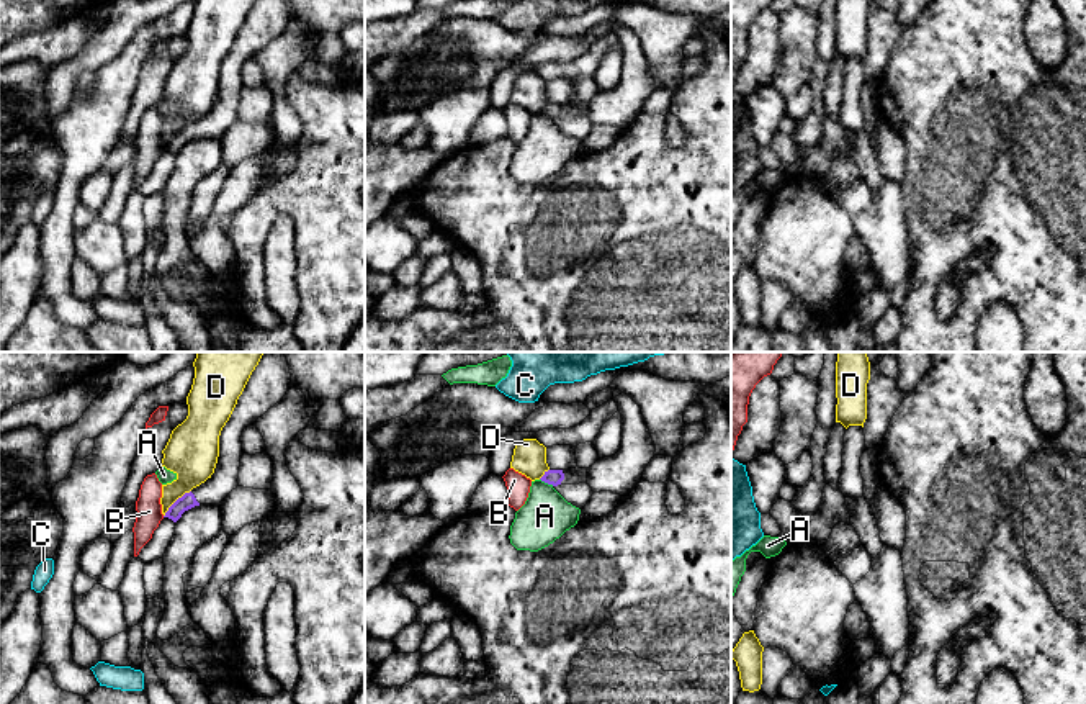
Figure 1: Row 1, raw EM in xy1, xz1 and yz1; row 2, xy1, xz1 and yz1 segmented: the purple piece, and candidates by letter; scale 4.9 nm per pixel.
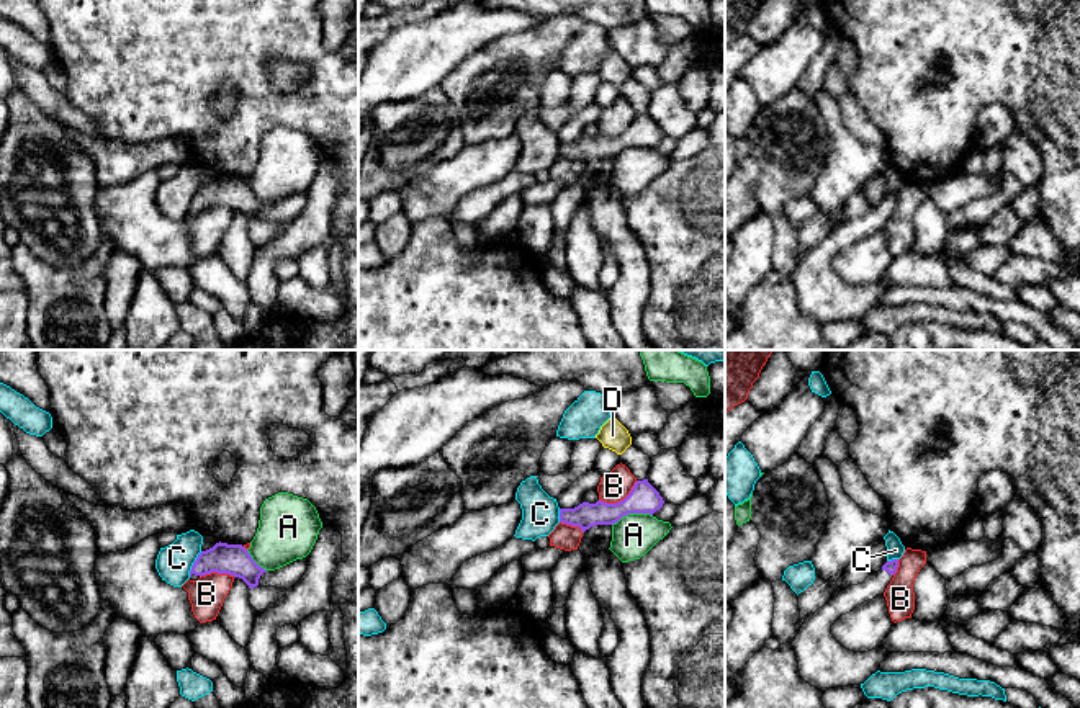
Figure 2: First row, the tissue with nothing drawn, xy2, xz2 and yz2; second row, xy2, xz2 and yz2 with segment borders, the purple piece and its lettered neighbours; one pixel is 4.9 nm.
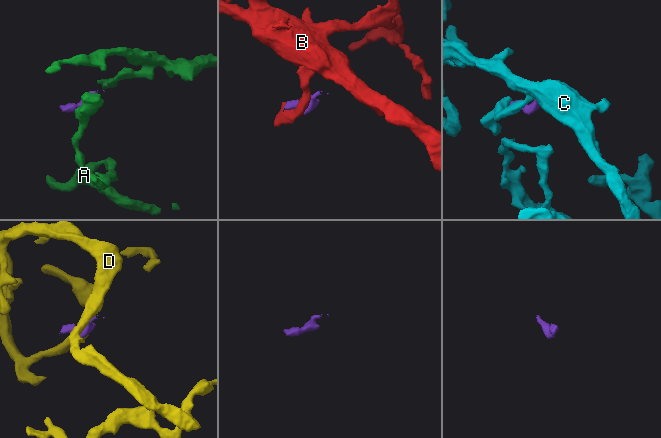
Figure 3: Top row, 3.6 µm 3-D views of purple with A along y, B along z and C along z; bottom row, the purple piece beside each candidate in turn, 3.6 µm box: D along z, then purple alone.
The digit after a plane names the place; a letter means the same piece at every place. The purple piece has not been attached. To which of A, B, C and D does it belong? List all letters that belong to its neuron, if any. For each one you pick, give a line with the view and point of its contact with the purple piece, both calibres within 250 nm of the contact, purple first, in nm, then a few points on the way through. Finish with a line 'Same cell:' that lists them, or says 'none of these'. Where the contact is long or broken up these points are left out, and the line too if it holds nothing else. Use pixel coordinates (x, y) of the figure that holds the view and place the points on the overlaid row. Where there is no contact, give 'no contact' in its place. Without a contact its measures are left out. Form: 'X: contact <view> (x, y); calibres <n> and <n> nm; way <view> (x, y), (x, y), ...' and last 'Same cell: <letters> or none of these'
Same cell: none of these

